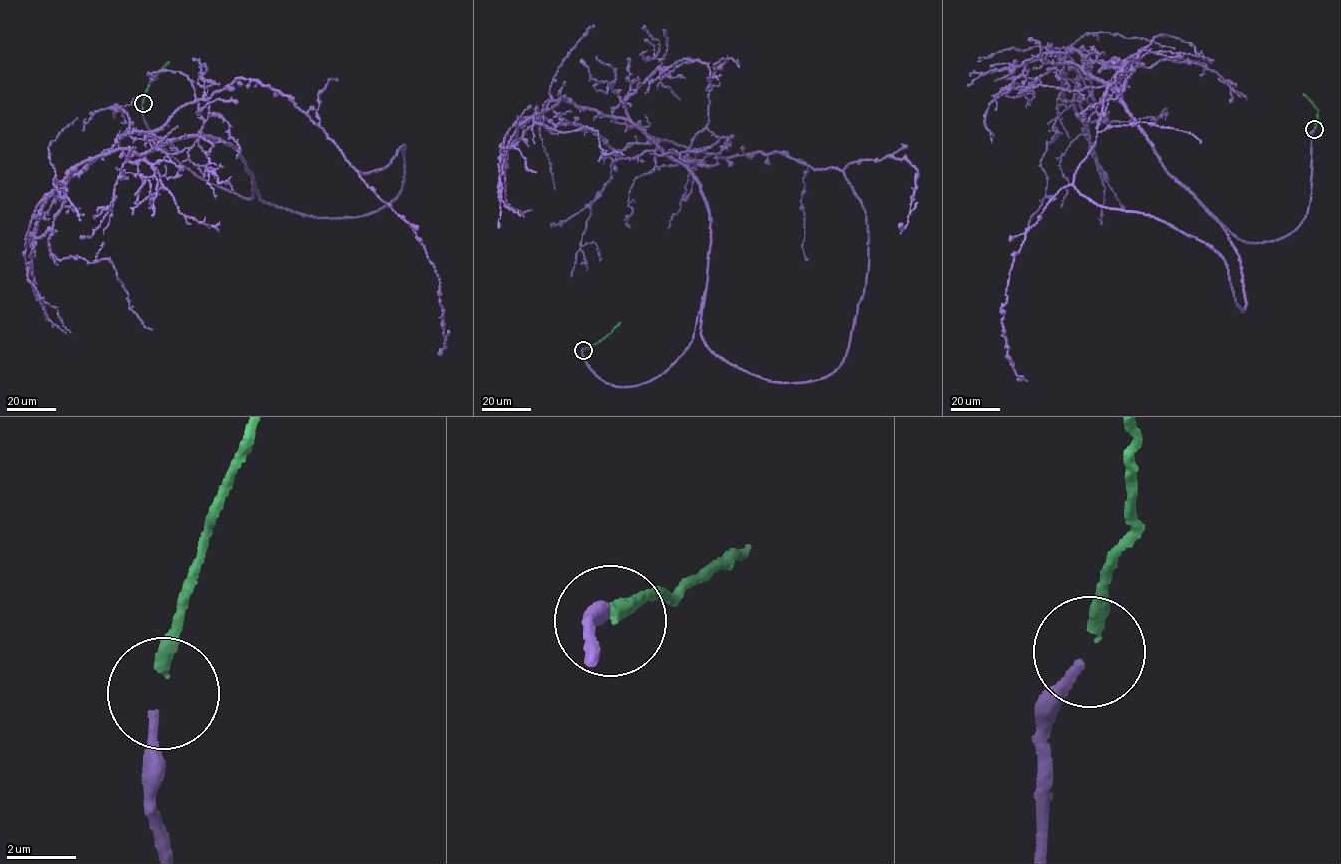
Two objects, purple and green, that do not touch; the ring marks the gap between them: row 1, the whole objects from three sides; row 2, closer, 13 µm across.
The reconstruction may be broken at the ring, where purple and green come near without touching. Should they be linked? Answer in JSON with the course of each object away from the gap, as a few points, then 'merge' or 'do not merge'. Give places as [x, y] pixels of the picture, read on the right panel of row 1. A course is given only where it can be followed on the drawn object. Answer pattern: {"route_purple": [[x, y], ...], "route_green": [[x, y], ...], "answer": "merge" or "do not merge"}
{"route_purple": [[1314, 130], [1296, 230], [1251, 243], [1213, 215], [1243, 312], [1204, 242], [1064, 187], [1009, 271], [1017, 379]], "route_green": [[1315, 128], [1317, 109], [1302, 94]], "answer": "do not merge"}

